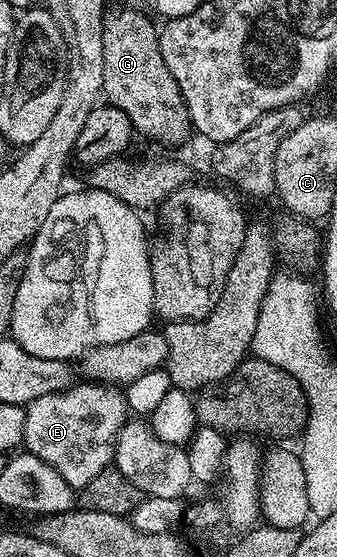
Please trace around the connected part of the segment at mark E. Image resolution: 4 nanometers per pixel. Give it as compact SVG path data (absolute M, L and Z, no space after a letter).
M81 382L81 387L69 391L53 389L49 395L38 395L32 404L24 407L24 442L27 454L37 455L46 465L50 465L67 481L73 489L85 487L98 473L102 473L113 462L116 441L129 414L125 396L115 386L103 382Z

